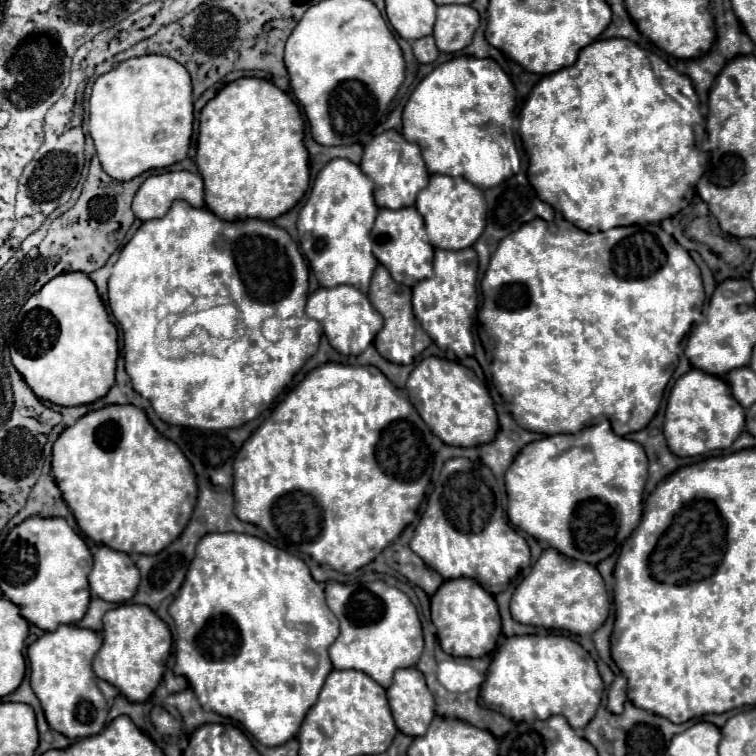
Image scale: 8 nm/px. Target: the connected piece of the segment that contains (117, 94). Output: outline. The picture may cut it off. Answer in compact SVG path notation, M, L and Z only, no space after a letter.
M161 54L123 60L95 80L89 104L89 134L111 178L131 180L187 156L193 134L193 88L187 68L177 60Z

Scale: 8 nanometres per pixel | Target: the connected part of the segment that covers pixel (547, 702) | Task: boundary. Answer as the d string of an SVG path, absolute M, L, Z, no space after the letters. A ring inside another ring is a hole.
M527 634L505 638L497 646L481 686L481 700L487 708L517 722L547 720L561 714L573 728L585 728L599 708L603 688L595 660L581 644L557 634Z

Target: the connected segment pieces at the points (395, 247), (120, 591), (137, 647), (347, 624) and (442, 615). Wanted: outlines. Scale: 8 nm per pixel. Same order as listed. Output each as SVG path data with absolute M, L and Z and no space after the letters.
M415 206L391 210L381 208L375 220L375 226L371 230L373 240L373 254L375 258L391 272L393 280L413 286L429 276L433 276L433 246L427 240L427 232L421 220L421 214Z
M99 546L99 550L95 552L95 564L93 570L89 572L89 586L91 592L95 596L99 596L101 600L107 602L125 602L131 600L137 586L139 586L139 572L137 572L137 564L133 562L133 558L125 552L117 552L109 546Z
M121 604L103 618L103 646L93 658L93 672L113 684L127 700L145 702L163 678L171 652L171 632L167 624L145 604Z
M383 580L365 584L329 582L325 586L325 598L341 624L341 634L329 648L335 670L361 670L383 688L389 688L397 668L417 664L423 650L421 622L417 608L399 588L393 588Z
M457 578L445 580L431 596L431 620L437 628L437 638L443 652L451 656L481 658L493 652L501 636L501 616L495 598L475 580Z

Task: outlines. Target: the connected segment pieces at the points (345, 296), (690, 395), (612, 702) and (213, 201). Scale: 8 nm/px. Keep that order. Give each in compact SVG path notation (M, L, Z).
M335 286L335 288L317 288L313 294L309 294L307 300L307 316L321 322L325 336L329 338L329 344L341 352L341 354L361 354L375 338L375 334L381 330L381 314L369 304L369 298L353 288L353 286Z
M691 368L683 374L667 400L663 432L675 456L699 456L709 450L729 448L745 430L745 408L733 400L729 384L713 374Z
M615 676L611 688L609 688L609 702L607 702L607 708L613 712L613 714L621 714L623 712L623 704L627 700L625 696L625 690L627 690L627 680L625 676Z
M239 78L229 82L213 100L205 104L199 116L197 168L205 182L205 204L221 220L273 220L291 210L309 188L309 154L303 144L305 122L287 92L269 80Z

